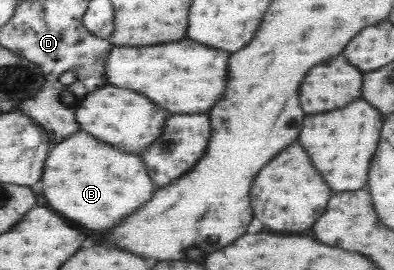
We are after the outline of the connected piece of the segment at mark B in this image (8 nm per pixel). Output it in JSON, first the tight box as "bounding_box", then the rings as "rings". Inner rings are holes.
{"bounding_box":[45,132,153,230],"rings":[[[87,132],[72,134],[57,144],[45,163],[45,198],[53,210],[67,220],[91,230],[109,230],[151,198],[153,184],[145,174],[141,158],[117,150]]]}

